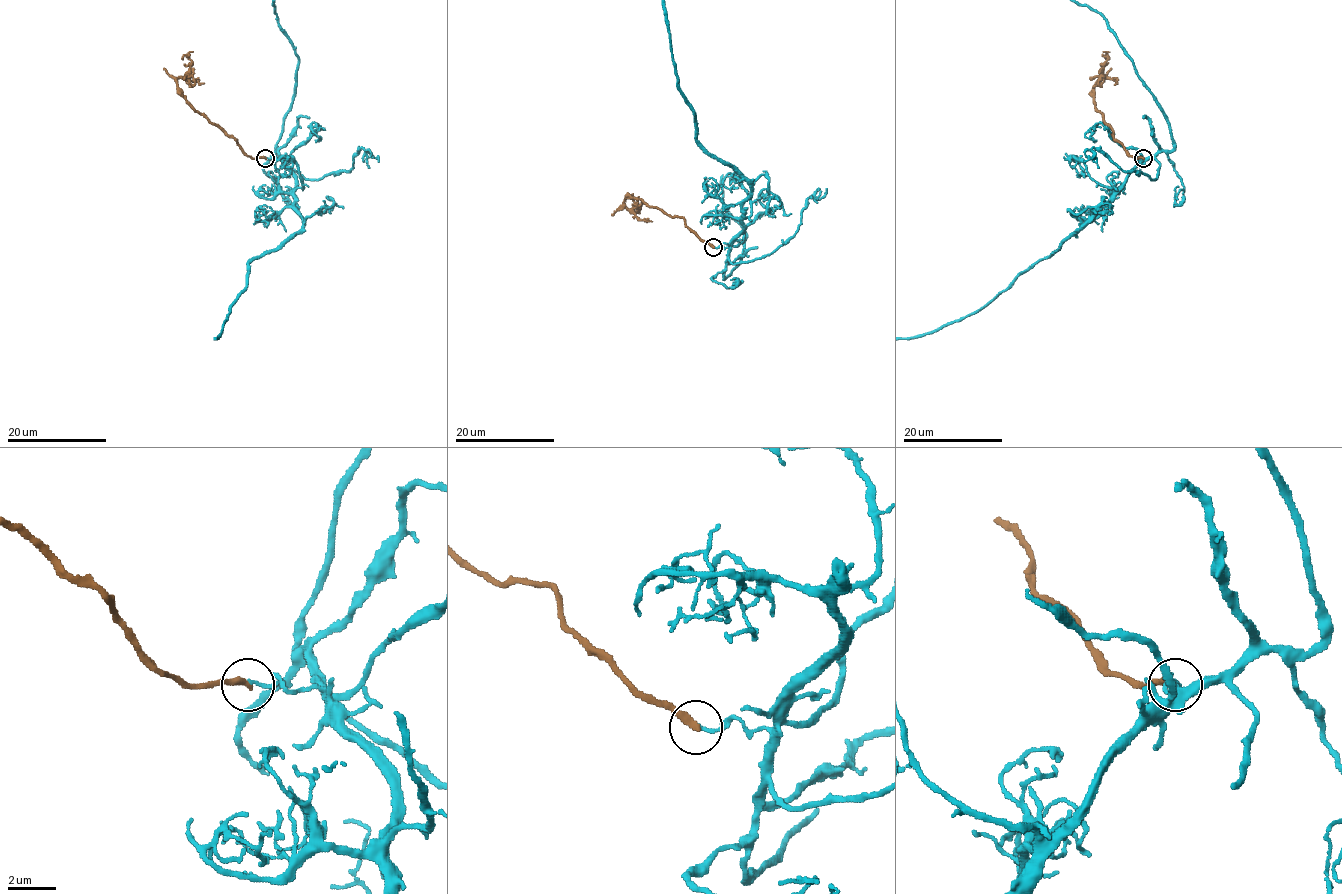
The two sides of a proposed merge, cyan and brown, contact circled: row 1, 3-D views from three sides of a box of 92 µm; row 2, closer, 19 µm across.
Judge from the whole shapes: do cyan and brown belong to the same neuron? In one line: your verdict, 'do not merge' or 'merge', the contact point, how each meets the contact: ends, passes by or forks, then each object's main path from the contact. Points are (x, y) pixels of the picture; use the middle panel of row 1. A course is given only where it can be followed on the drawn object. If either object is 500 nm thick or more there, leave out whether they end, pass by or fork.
do not merge | (713, 247) | cyan ends | brown ends | cyan via (713, 246), (723, 245), (729, 249), (725, 278), (740, 260), (746, 234), (723, 203), (723, 155) | brown via (713, 246), (683, 218), (640, 199), (627, 198), (624, 204), (638, 208), (635, 212), (640, 207)

